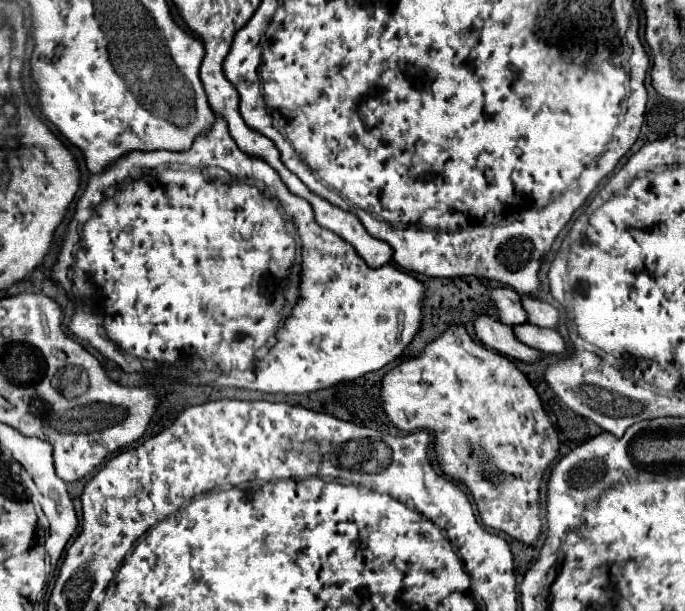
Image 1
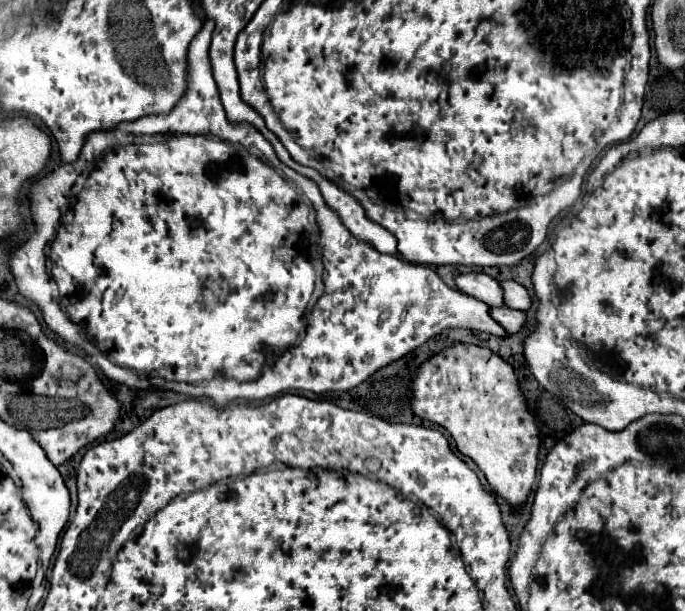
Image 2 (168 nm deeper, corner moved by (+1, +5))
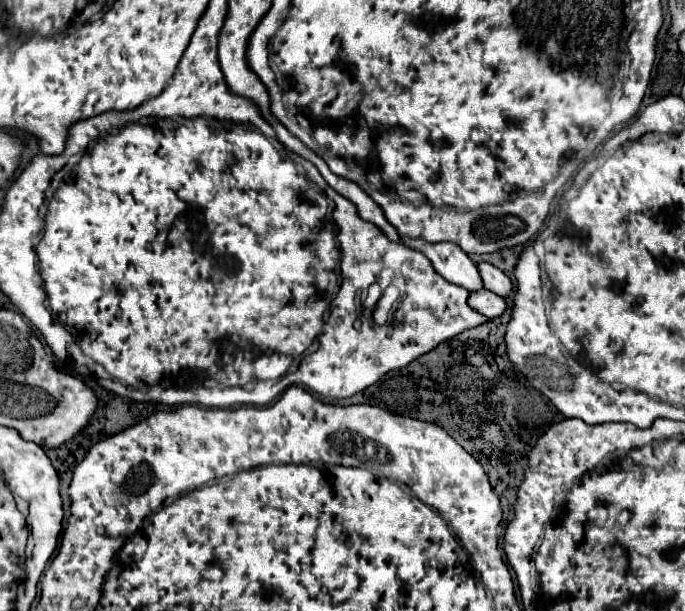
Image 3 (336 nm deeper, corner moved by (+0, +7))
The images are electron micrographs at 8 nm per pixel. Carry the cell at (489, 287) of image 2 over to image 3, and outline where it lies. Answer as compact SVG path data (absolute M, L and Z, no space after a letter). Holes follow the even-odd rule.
M400 237L400 241L420 253L424 253L432 267L446 279L468 291L482 289L482 279L478 275L476 263L456 245L456 243L428 243L424 239Z

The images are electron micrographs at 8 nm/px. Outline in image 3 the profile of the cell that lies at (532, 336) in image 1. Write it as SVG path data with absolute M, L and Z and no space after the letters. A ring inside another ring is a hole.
M478 289L476 293L470 293L468 305L472 309L476 309L478 313L482 313L484 317L488 317L488 319L500 317L506 309L506 301L500 295L488 291L488 289Z

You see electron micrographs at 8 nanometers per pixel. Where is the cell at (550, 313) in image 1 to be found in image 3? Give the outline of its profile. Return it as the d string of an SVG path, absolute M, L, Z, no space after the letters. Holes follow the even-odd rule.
M478 263L478 269L480 269L480 277L484 281L484 287L488 291L494 291L500 297L506 297L510 293L512 283L498 267L494 267L490 263Z

